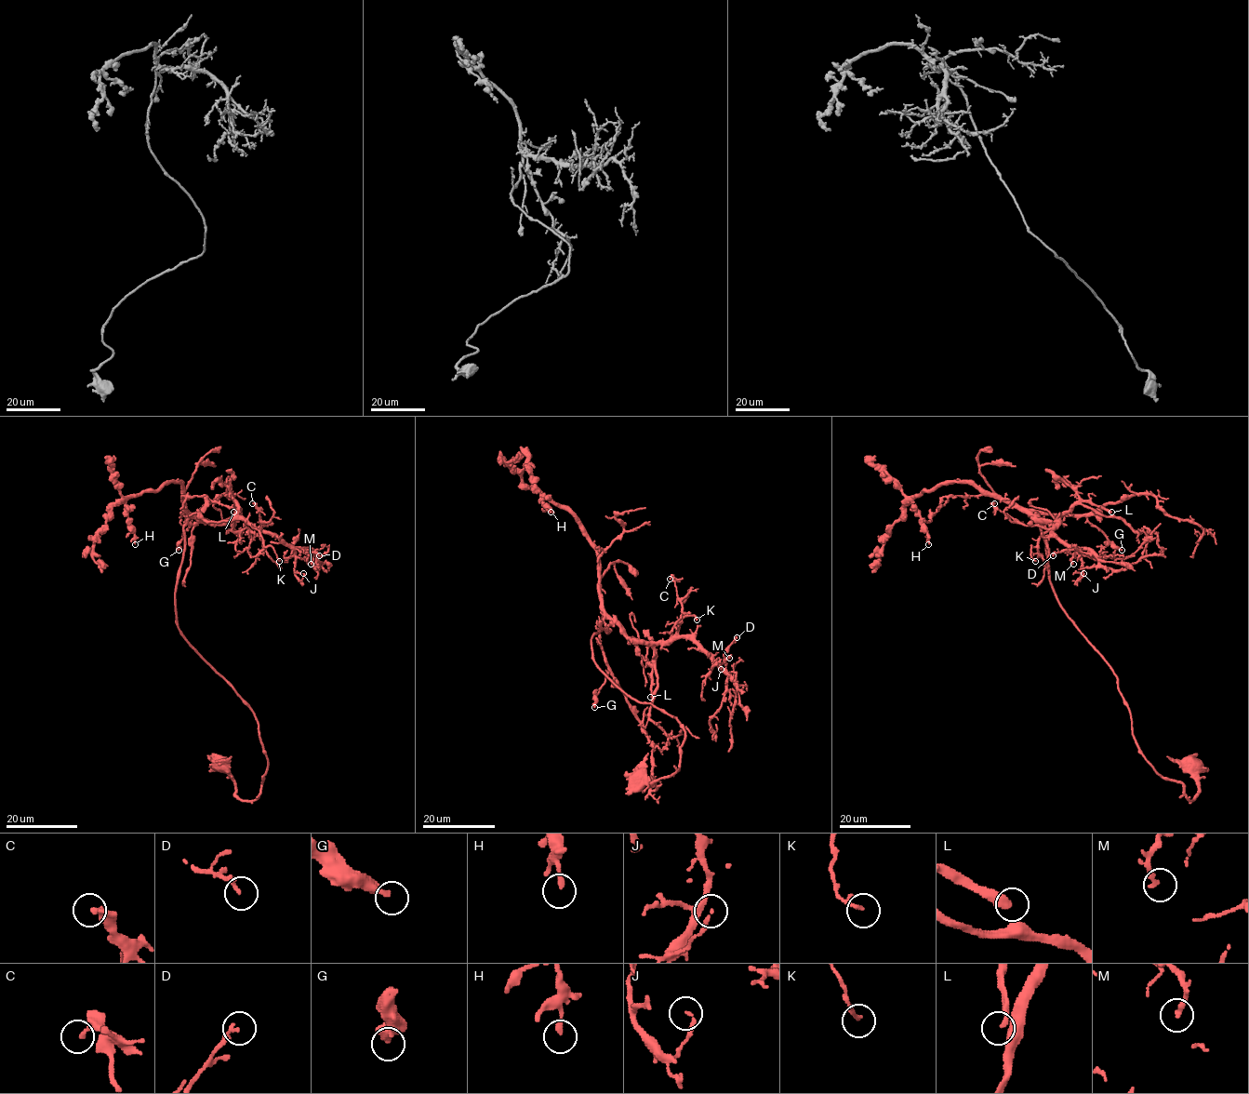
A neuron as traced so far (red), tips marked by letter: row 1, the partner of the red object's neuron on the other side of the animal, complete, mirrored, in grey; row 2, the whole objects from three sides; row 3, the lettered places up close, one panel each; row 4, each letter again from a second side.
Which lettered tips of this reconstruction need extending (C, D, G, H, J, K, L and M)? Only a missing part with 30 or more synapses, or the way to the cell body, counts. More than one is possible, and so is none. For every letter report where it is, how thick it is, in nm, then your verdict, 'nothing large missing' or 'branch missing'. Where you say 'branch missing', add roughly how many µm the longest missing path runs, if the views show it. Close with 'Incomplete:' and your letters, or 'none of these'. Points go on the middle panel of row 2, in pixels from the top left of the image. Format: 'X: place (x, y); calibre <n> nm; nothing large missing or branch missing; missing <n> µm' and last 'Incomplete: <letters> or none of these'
C: place (670, 579); calibre 280 nm; nothing large missing
D: place (737, 637); calibre 160 nm; nothing large missing
G: place (594, 707); calibre 300 nm; nothing large missing
H: place (551, 512); calibre 220 nm; nothing large missing
J: place (721, 669); calibre 140 nm; nothing large missing
K: place (697, 620); calibre 160 nm; nothing large missing
L: place (650, 697); calibre 190 nm; branch missing; missing 30 µm
M: place (729, 658); calibre 240 nm; nothing large missing
Incomplete: L

